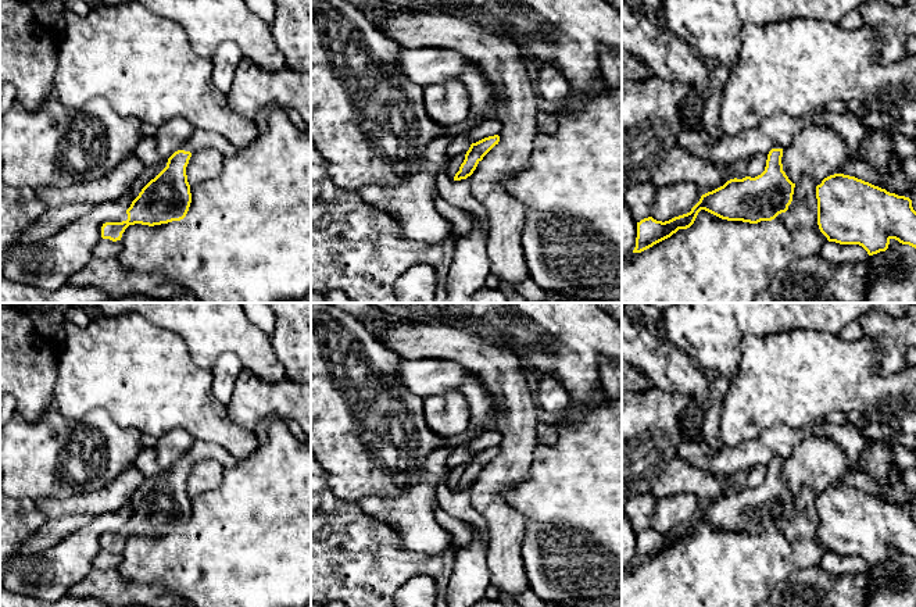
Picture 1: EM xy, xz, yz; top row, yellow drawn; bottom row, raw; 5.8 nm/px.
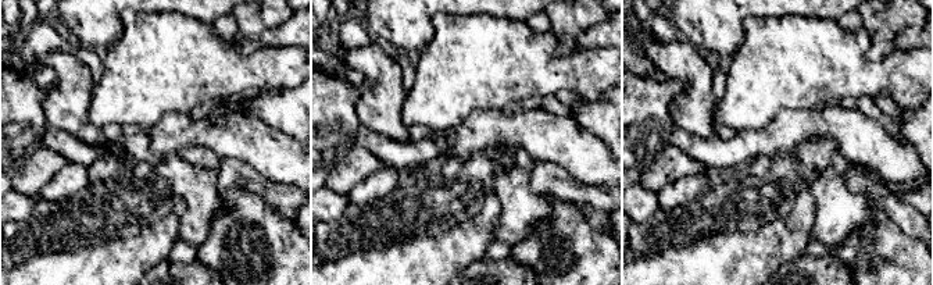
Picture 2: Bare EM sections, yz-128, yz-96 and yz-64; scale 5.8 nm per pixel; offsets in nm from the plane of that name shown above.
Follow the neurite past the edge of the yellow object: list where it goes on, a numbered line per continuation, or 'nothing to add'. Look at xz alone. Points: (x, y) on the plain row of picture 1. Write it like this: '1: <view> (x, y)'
nothing to add

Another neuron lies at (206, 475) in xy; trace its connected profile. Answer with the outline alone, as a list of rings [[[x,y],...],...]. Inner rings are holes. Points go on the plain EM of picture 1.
[[[210,458],[201,460],[192,465],[186,478],[187,493],[190,497],[215,490],[221,486],[225,468]]]

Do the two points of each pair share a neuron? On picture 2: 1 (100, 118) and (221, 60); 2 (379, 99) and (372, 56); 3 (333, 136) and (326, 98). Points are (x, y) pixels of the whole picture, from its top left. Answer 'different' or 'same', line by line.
1: same
2: same
3: same

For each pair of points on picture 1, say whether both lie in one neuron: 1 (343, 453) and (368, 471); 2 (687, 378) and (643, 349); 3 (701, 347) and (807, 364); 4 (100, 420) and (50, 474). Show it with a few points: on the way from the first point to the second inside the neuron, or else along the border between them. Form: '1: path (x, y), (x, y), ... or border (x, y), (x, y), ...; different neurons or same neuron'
1: path (349, 453), (362, 466); same neuron
2: path (676, 372), (654, 356); same neuron
3: border (768, 335), (743, 339), (739, 367), (730, 379); different neurons
4: path (90, 434), (64, 460); same neuron

